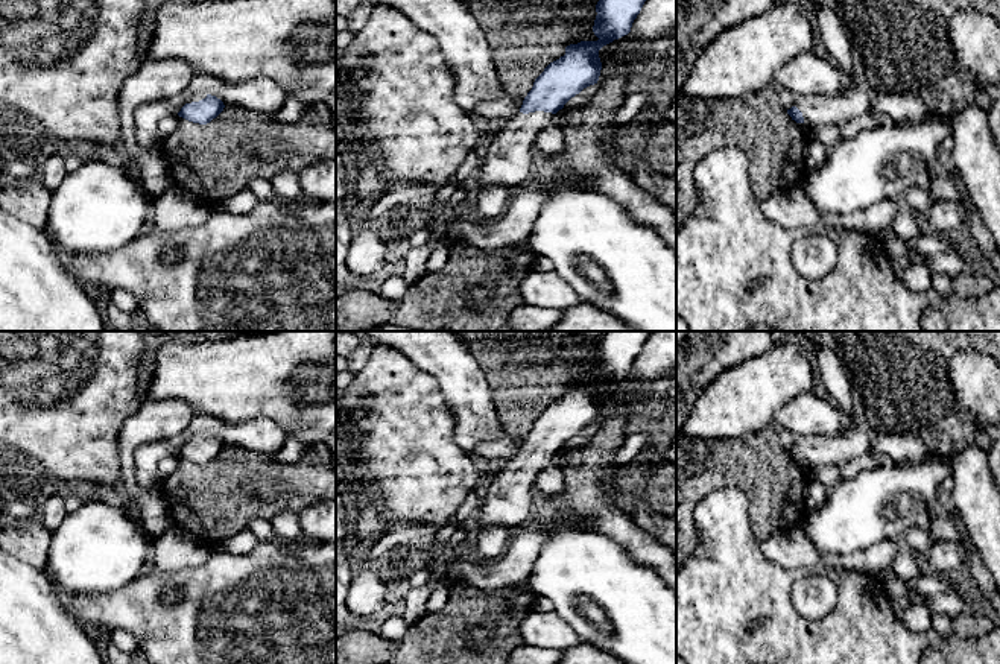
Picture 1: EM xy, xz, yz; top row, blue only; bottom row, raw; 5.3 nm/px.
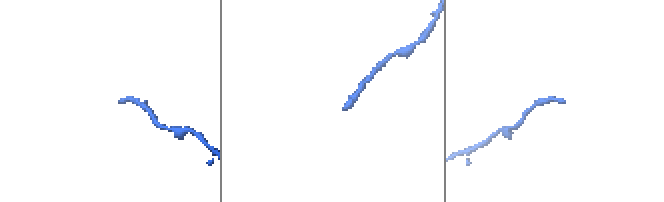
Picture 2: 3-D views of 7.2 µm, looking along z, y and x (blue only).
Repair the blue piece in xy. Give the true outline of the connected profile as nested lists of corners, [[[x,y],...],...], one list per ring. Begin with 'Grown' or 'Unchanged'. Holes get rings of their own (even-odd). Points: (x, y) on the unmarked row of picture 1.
Grown. [[[196,433],[187,438],[178,456],[193,463],[207,465],[216,459],[223,448],[223,442],[216,436]]]

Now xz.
Grown. [[[606,331],[596,345],[596,360],[593,366],[597,381],[581,381],[565,387],[565,395],[550,403],[535,419],[532,430],[523,441],[520,451],[506,462],[489,483],[482,489],[482,506],[474,517],[473,536],[486,526],[505,526],[518,530],[530,526],[538,517],[538,498],[533,492],[536,476],[555,465],[555,454],[579,435],[584,428],[597,424],[602,403],[599,390],[631,372],[632,363],[640,354],[644,342],[655,331]]]

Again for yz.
Grown. [[[804,334],[818,356],[821,377],[827,390],[845,413],[845,427],[834,436],[795,436],[795,445],[787,450],[787,454],[796,463],[807,463],[813,468],[821,465],[842,468],[847,462],[872,451],[872,435],[854,419],[851,381],[836,351],[830,346],[822,346],[819,339]]]

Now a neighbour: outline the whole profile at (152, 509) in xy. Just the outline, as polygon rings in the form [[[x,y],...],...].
[[[181,400],[146,401],[131,415],[117,438],[125,494],[135,501],[134,512],[152,536],[173,526],[170,506],[158,488],[138,485],[134,454],[138,447],[169,441],[181,435],[199,412]]]

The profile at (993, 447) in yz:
[[[1000,438],[992,442],[986,442],[986,447],[988,447],[988,465],[994,476],[994,483],[1000,491]]]

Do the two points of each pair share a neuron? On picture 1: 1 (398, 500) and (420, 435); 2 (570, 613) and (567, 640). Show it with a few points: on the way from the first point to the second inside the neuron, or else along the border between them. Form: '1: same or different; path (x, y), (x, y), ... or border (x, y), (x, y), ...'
1: same; path (398, 483), (398, 479), (406, 471), (406, 452)
2: different; border (553, 610), (581, 640)

